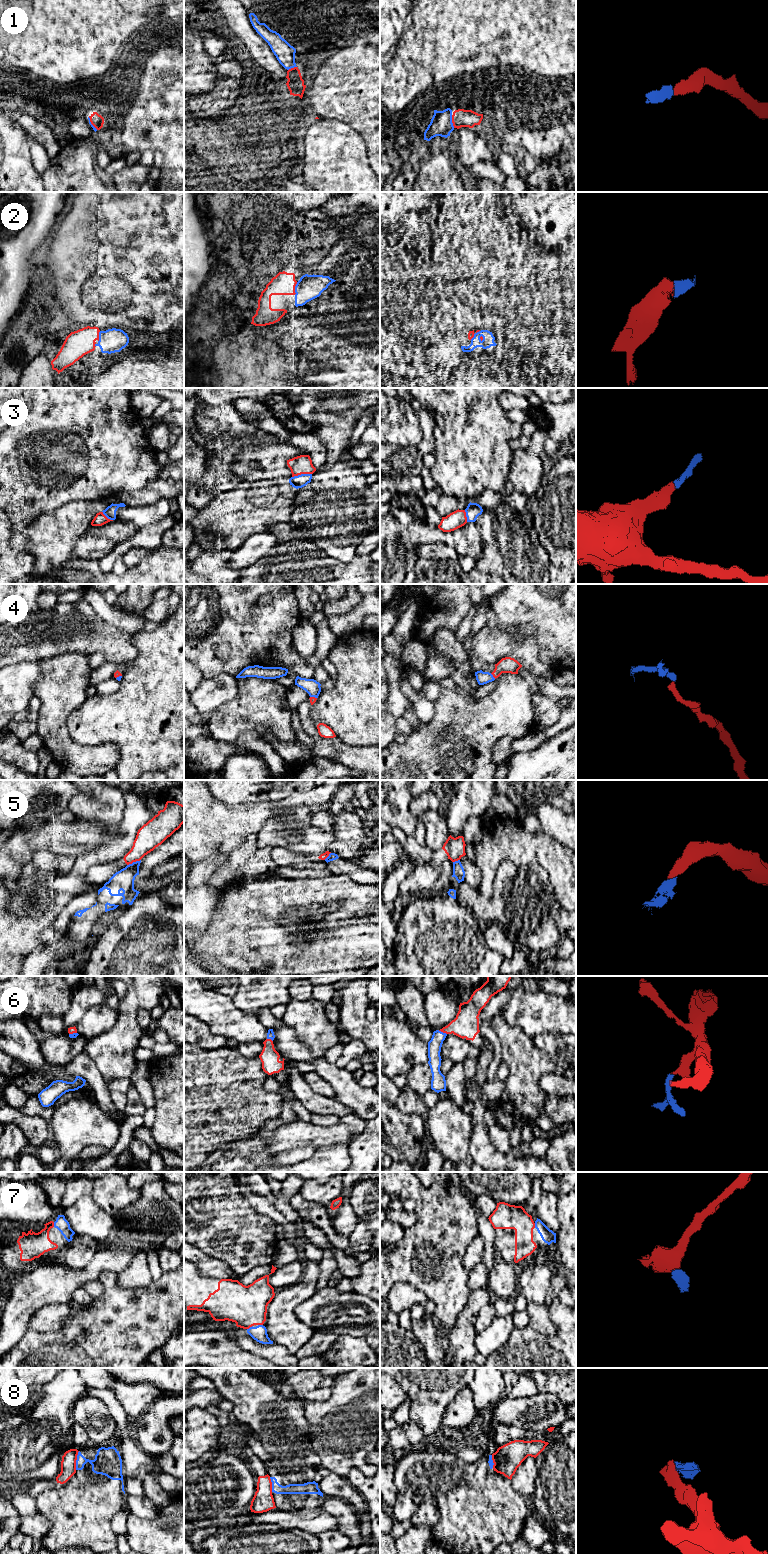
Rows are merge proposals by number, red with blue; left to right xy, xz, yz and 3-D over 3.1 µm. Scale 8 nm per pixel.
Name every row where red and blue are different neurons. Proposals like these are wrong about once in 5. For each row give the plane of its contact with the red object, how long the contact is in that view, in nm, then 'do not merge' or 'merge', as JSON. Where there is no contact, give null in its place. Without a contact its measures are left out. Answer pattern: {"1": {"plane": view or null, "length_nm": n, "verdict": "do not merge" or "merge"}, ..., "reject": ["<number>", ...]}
{"1": {"plane": "yz", "length_nm": 110, "verdict": "merge"}, "2": {"plane": "xz", "length_nm": 110, "verdict": "merge"}, "3": {"plane": "xz", "length_nm": 160, "verdict": "merge"}, "4": {"plane": "yz", "length_nm": 60, "verdict": "merge"}, "5": {"plane": "xy", "length_nm": 120, "verdict": "do not merge"}, "6": {"plane": "yz", "length_nm": 80, "verdict": "merge"}, "7": {"plane": "xz", "length_nm": 60, "verdict": "merge"}, "8": {"plane": "xy", "length_nm": 160, "verdict": "do not merge"}, "reject": ["5", "8"]}

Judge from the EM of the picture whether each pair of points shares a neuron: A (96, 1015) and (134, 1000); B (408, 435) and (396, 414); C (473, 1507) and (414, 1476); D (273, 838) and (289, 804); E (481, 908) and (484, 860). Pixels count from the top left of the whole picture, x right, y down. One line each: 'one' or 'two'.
A: two
B: one
C: one
D: two
E: two

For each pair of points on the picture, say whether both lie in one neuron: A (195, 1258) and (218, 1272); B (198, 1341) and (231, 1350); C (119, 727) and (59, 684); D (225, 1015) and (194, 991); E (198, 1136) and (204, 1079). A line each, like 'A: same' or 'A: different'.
A: same
B: same
C: different
D: same
E: same

